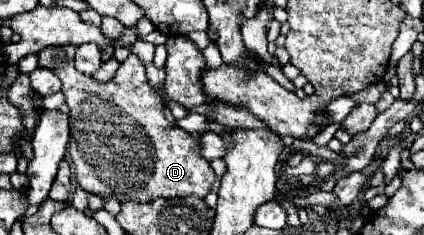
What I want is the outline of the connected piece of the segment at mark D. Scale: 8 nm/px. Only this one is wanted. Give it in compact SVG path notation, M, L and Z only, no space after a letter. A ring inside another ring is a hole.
M76 45L42 49L38 67L50 69L62 81L62 93L70 107L70 161L76 181L88 193L116 197L120 203L146 203L156 197L206 197L214 183L210 163L200 155L198 139L164 117L164 103L146 79L142 61L130 53L114 81L100 83L82 75L73 65Z

